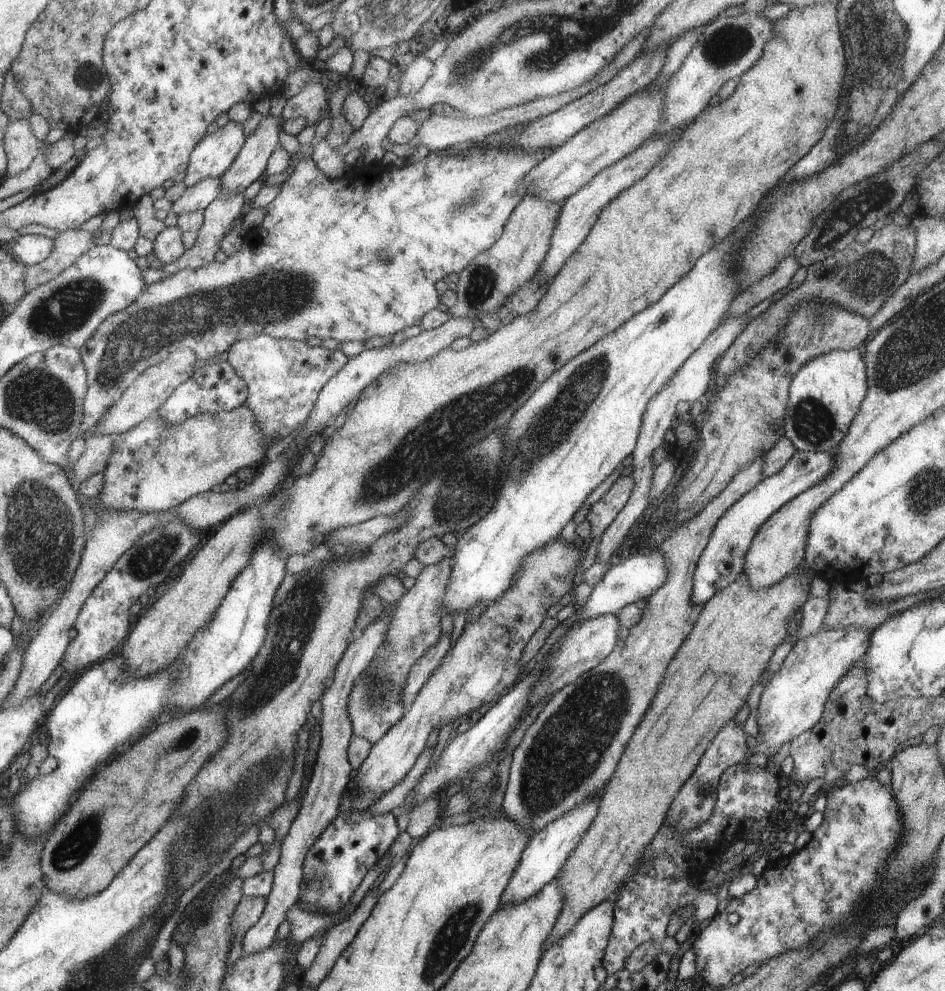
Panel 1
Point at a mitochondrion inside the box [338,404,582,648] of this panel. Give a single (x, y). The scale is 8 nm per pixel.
(465, 488)

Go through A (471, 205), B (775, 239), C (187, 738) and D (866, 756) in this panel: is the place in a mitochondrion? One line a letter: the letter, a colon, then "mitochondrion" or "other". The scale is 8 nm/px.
A: mitochondrion
B: other
C: mitochondrion
D: other

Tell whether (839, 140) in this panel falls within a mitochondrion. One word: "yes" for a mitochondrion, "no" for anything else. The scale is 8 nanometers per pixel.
yes

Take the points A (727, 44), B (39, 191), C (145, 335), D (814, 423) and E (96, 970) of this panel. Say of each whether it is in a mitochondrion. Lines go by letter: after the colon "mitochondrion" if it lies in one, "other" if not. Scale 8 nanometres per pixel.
A: mitochondrion
B: other
C: mitochondrion
D: mitochondrion
E: other

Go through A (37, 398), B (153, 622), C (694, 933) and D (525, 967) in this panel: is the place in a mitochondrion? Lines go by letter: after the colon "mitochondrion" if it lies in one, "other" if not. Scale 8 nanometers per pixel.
A: mitochondrion
B: other
C: other
D: other

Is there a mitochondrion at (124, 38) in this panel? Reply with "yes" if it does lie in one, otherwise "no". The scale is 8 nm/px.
no

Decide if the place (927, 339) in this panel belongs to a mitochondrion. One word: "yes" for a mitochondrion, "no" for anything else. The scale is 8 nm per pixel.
yes

